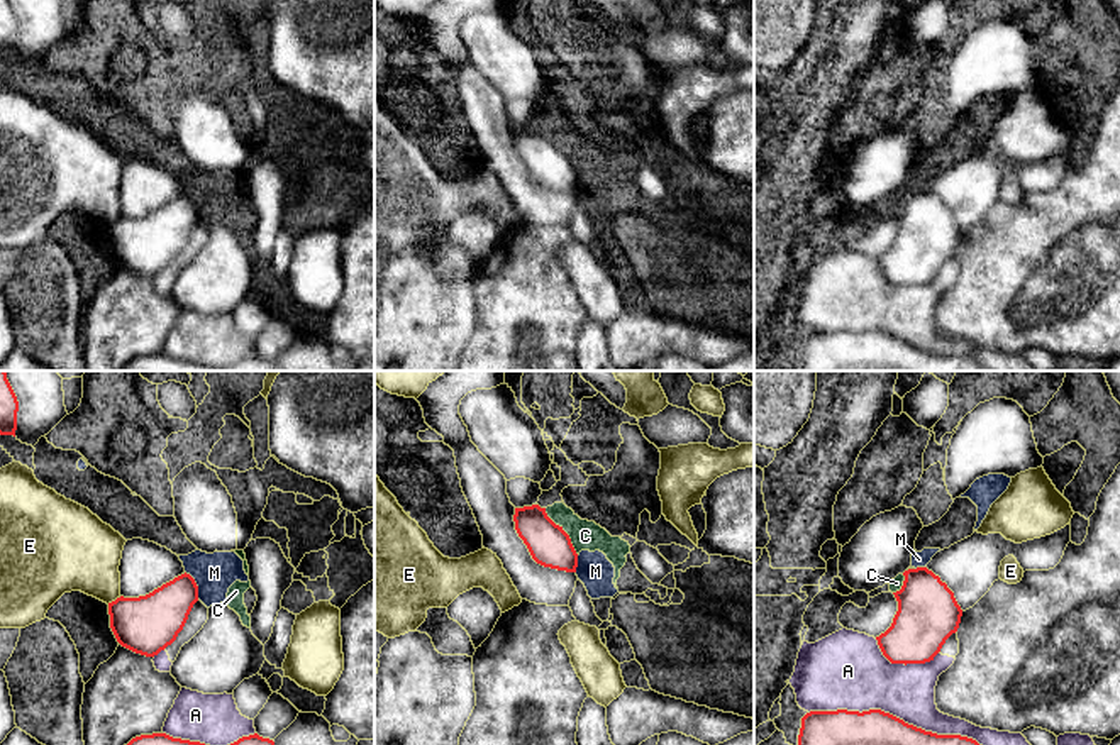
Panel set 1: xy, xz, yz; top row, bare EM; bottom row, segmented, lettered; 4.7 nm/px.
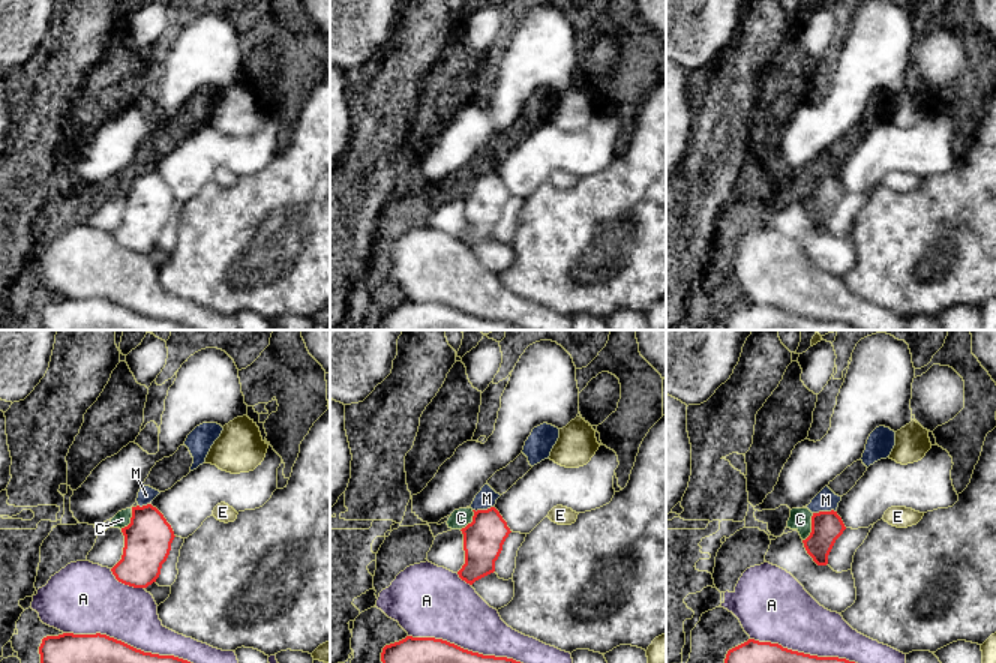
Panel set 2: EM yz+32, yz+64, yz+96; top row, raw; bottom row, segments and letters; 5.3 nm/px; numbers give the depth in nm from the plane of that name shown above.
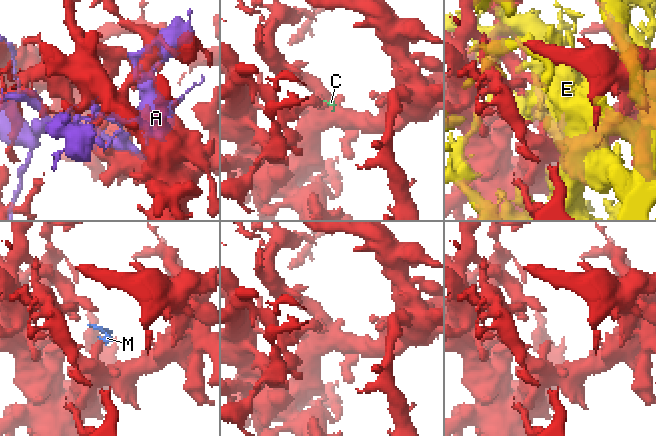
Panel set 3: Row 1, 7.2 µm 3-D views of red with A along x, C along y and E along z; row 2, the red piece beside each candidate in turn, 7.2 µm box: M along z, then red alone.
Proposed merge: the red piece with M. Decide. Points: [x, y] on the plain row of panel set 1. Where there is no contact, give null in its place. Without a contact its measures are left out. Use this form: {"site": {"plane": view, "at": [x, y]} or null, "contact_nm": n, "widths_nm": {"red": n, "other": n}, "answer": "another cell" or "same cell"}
{"site": {"plane": "xy", "at": [195, 205]}, "contact_nm": 150, "widths_nm": {"red": 260, "other": 190}, "answer": "another cell"}

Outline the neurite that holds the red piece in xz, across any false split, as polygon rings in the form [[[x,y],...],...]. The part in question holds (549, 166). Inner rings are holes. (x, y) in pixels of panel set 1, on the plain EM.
[[[539,125],[515,129],[515,151],[532,179],[551,190],[576,193],[578,174],[569,156]]]

